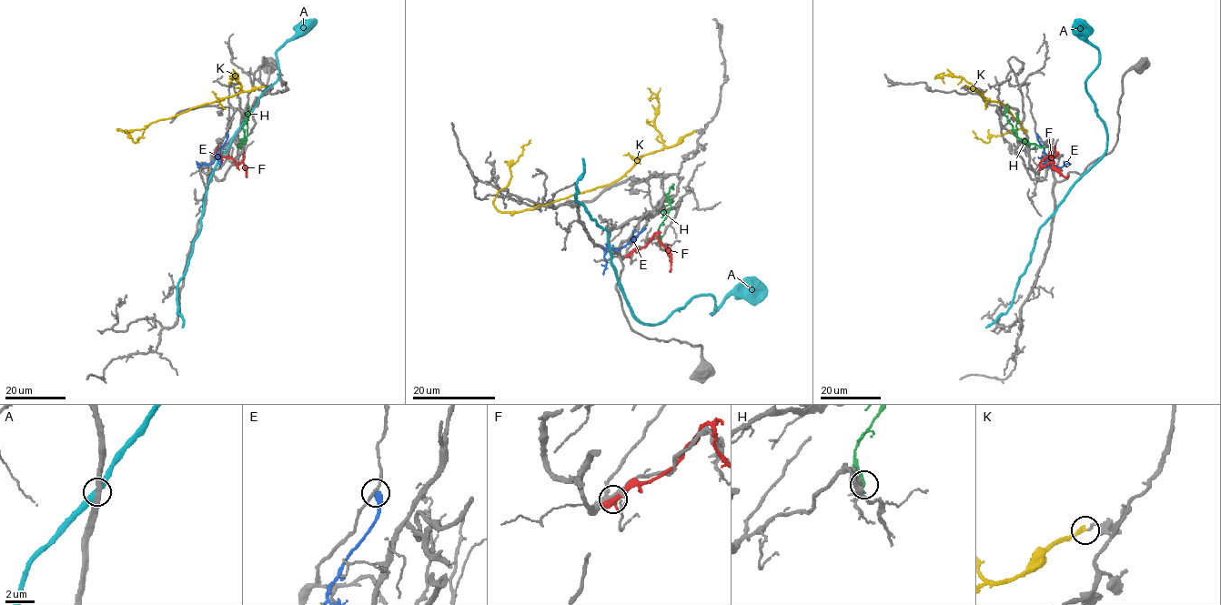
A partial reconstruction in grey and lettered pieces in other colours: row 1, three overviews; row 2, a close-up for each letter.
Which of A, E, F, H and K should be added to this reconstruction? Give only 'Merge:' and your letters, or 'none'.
Merge: none

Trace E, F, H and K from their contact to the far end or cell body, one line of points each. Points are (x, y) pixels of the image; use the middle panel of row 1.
E: (643, 227), (620, 248), (607, 247), (602, 275)
F: (629, 255), (640, 249), (657, 233), (670, 256), (670, 271)
H: (660, 239), (659, 229), (670, 207), (666, 195), (673, 185), (673, 188)
K: (694, 131), (644, 155), (608, 185), (533, 209), (499, 211), (496, 194), (530, 140)

